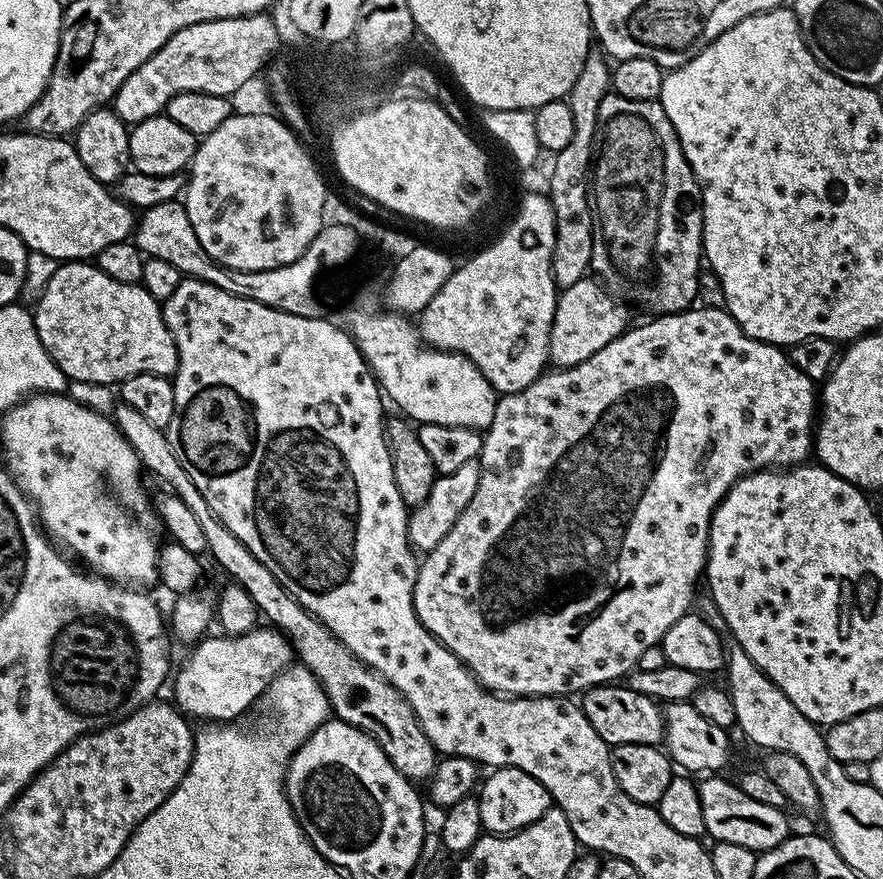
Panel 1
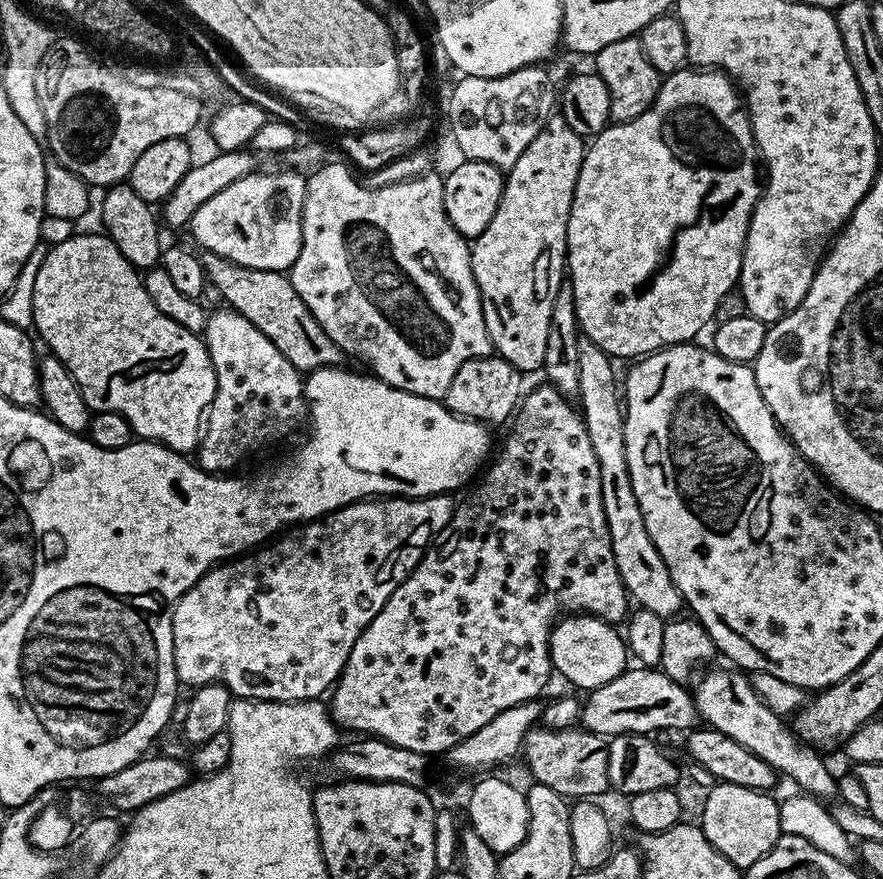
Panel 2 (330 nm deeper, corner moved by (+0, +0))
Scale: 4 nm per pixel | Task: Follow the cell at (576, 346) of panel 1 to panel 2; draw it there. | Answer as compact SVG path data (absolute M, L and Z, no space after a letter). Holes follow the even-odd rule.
M685 66L677 72L667 73L654 102L641 116L621 124L609 123L598 135L591 137L584 153L578 182L574 186L574 198L568 215L566 253L566 276L574 290L576 323L579 324L581 333L590 338L590 342L597 344L607 356L613 358L639 358L660 348L668 348L671 344L695 341L696 335L708 323L713 323L718 302L722 302L724 294L737 287L740 278L748 227L762 191L761 181L756 181L756 164L758 168L756 139L737 85L731 76L719 70L701 70L695 66Z

